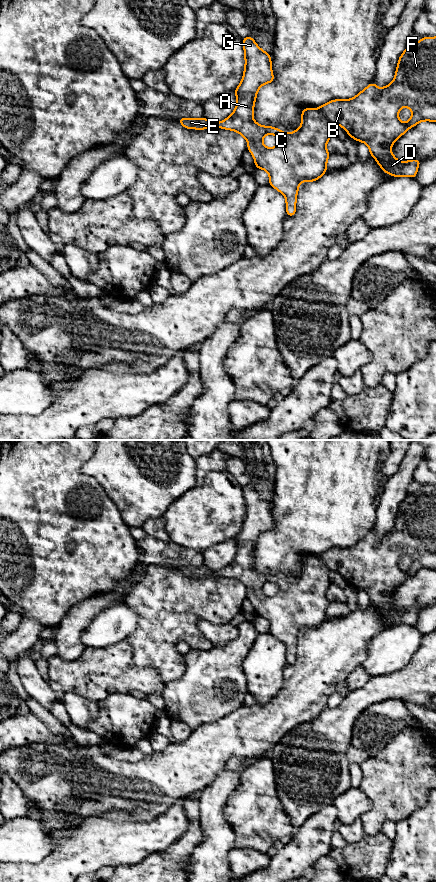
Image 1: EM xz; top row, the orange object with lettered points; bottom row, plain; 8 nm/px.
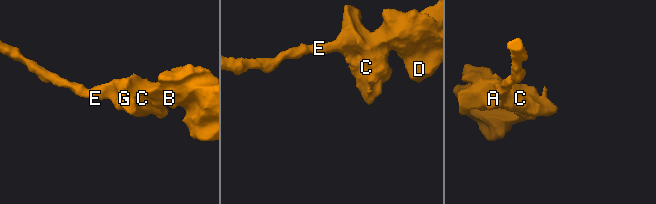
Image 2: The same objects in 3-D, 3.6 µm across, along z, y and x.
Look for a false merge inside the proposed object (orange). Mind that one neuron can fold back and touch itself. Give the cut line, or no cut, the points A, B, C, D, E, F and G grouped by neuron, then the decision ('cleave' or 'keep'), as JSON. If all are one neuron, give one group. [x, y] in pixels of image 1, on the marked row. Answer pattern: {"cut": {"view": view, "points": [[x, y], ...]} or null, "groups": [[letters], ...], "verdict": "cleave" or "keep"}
{"cut": {"view": "xz", "points": [[316, 110], [330, 122]]}, "groups": [["A", "C", "E", "G"], ["B", "D", "F"]], "verdict": "cleave"}

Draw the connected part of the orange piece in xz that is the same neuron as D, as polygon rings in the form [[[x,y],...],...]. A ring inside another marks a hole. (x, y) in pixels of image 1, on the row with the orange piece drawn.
[[[423,37],[417,43],[408,46],[399,57],[394,80],[387,86],[380,89],[374,81],[354,98],[339,100],[334,99],[317,108],[330,123],[335,123],[345,129],[350,137],[358,142],[368,145],[370,155],[375,158],[377,164],[386,174],[393,177],[406,176],[416,178],[418,166],[422,162],[420,159],[413,159],[401,162],[395,158],[391,152],[391,146],[407,130],[416,126],[421,121],[436,122],[436,37]],[[402,107],[408,107],[412,111],[412,116],[408,122],[401,122],[398,113]]]

